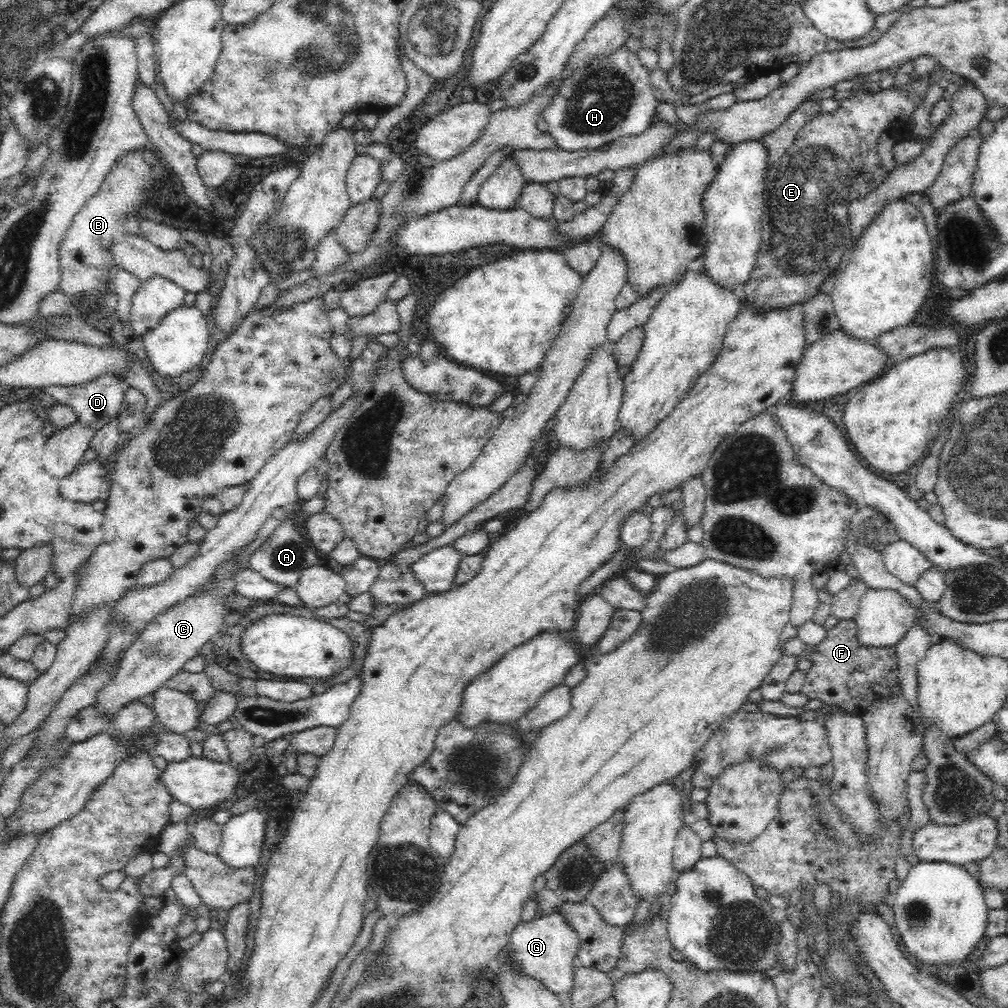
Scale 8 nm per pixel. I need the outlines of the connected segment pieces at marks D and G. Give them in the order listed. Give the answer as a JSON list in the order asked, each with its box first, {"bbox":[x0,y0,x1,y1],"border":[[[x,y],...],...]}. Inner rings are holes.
[{"bbox":[45,374,129,431],"border":[[[106,374],[76,386],[51,386],[45,388],[55,402],[69,406],[76,413],[77,420],[92,431],[99,431],[106,423],[116,419],[121,409],[124,390],[129,386],[120,382],[116,375]]]},{"bbox":[508,911,579,996],"border":[[[558,911],[550,912],[534,920],[521,922],[508,936],[508,952],[520,972],[540,983],[556,996],[572,991],[572,974],[576,952],[579,950],[579,936]]]}]

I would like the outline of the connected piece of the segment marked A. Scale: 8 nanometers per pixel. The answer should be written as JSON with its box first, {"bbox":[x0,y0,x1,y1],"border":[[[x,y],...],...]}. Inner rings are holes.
{"bbox":[249,516,316,588],"border":[[[288,516],[268,539],[256,550],[249,561],[250,569],[265,580],[272,581],[273,584],[280,584],[282,587],[292,588],[298,583],[302,572],[306,568],[316,565],[316,550],[311,541],[304,538],[294,524],[294,516]]]}

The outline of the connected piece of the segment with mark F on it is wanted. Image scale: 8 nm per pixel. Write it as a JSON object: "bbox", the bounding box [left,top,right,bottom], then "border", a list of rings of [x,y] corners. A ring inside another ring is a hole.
{"bbox":[799,618,898,716],"border":[[[853,618],[839,620],[819,642],[812,658],[813,667],[805,672],[805,681],[799,692],[807,700],[821,700],[824,704],[842,708],[850,714],[862,716],[879,696],[874,686],[898,685],[898,658],[895,646],[875,648],[858,640],[857,626]]]}

